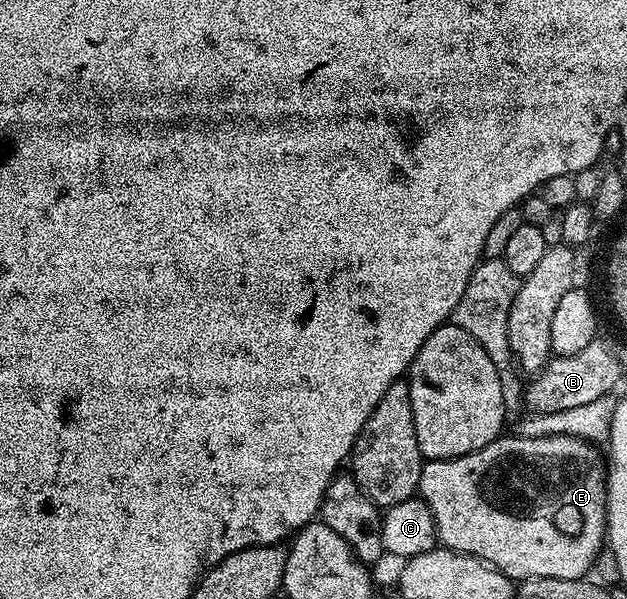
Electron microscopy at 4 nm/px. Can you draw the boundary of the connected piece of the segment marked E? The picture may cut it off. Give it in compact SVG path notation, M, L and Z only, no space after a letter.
M504 434L489 445L456 459L429 459L424 462L419 478L418 498L425 500L435 518L435 534L438 542L451 551L471 555L491 564L512 581L522 581L533 577L561 577L562 579L582 579L596 566L599 551L605 547L607 537L607 481L605 478L605 459L599 456L598 446L577 436L519 436Z

